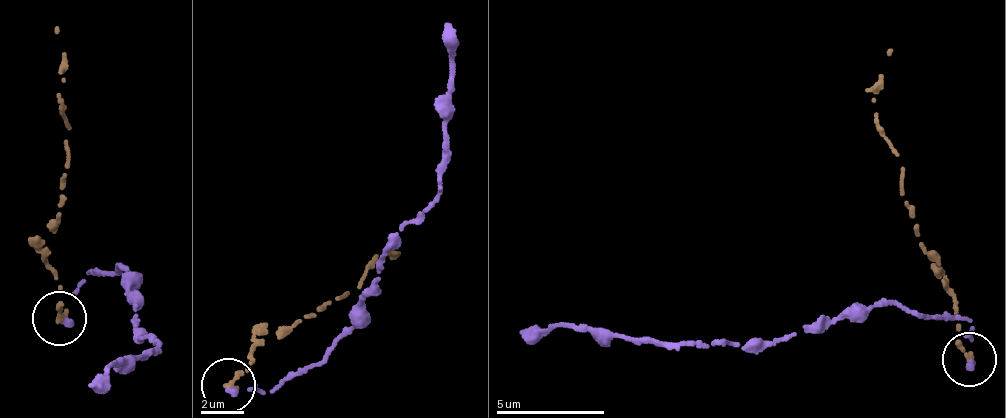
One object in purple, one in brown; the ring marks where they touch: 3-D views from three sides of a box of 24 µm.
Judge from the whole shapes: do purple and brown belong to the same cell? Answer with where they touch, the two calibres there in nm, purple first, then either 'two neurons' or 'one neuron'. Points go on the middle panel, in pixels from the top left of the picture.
at (228, 385); 300 nm thick on the purple side, 280 nm on the other; two neurons

